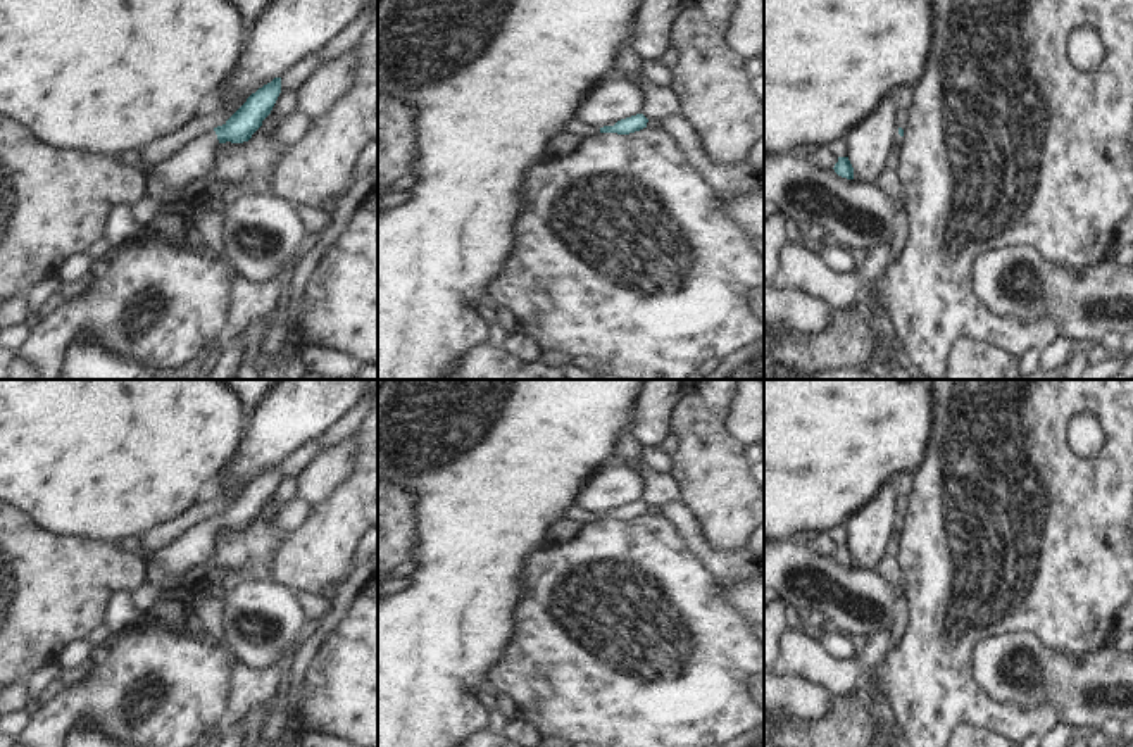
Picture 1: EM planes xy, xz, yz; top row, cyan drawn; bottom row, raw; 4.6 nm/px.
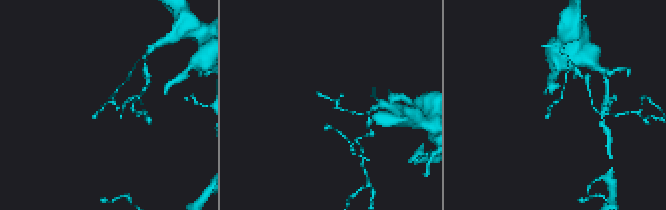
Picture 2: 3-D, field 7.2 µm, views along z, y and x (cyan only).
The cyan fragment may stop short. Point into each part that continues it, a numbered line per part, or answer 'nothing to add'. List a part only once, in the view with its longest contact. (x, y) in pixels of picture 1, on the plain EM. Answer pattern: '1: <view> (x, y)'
1: xy (195, 544)

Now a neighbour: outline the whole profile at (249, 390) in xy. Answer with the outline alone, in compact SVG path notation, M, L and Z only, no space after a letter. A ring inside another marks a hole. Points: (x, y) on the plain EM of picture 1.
M222 380L222 381L228 383L240 395L245 417L248 419L254 404L274 380Z

